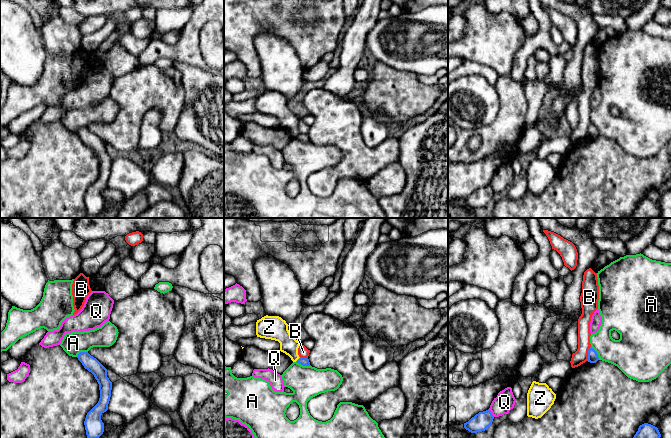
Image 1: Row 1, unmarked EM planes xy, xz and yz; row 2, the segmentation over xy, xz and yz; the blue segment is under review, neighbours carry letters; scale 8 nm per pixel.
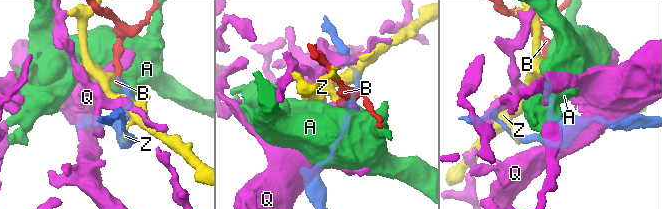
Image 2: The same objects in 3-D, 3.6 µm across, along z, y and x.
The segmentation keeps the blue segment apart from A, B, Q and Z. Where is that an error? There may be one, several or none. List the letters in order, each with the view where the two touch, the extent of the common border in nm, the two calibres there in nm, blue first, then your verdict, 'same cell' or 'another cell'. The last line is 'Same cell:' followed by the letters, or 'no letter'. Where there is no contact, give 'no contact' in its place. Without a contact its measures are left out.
A: meets blue in xz; contact 130 nm long; 60 nm thick on the blue side, 260 nm on the other; another cell
B: meets blue in yz; contact 120 nm long; 80 nm thick on the blue side, 110 nm on the other; another cell
Q: meets blue in yz; contact 80 nm long; 150 nm thick on the blue side, 160 nm on the other; another cell
Z: meets blue in xz; contact 50 nm long; 60 nm thick on the blue side, 150 nm on the other; another cell
Same cell: no letter

